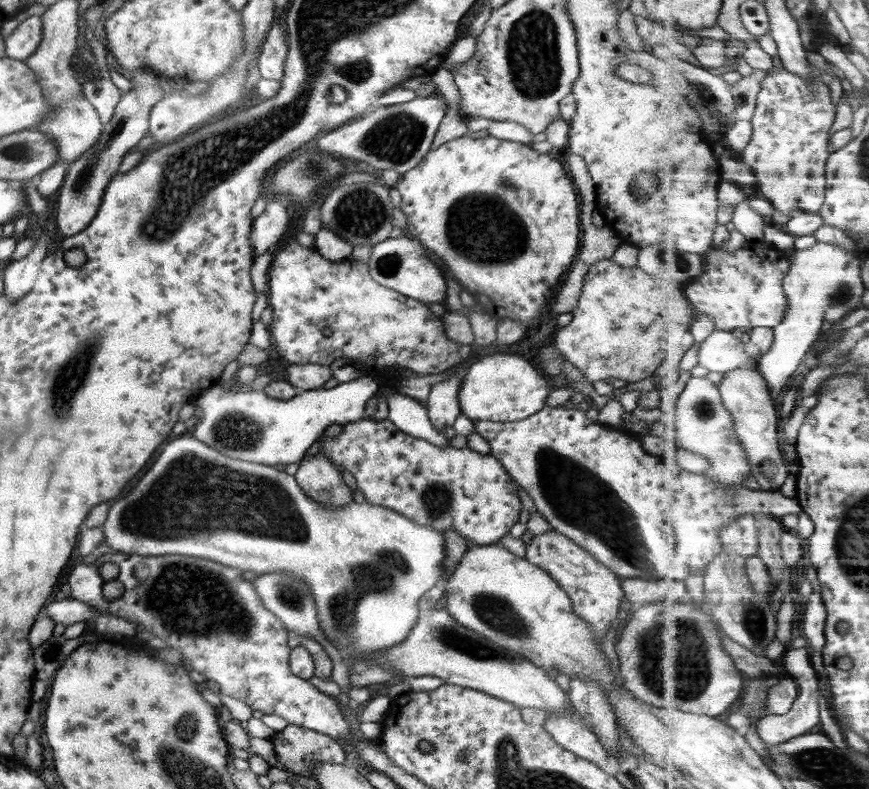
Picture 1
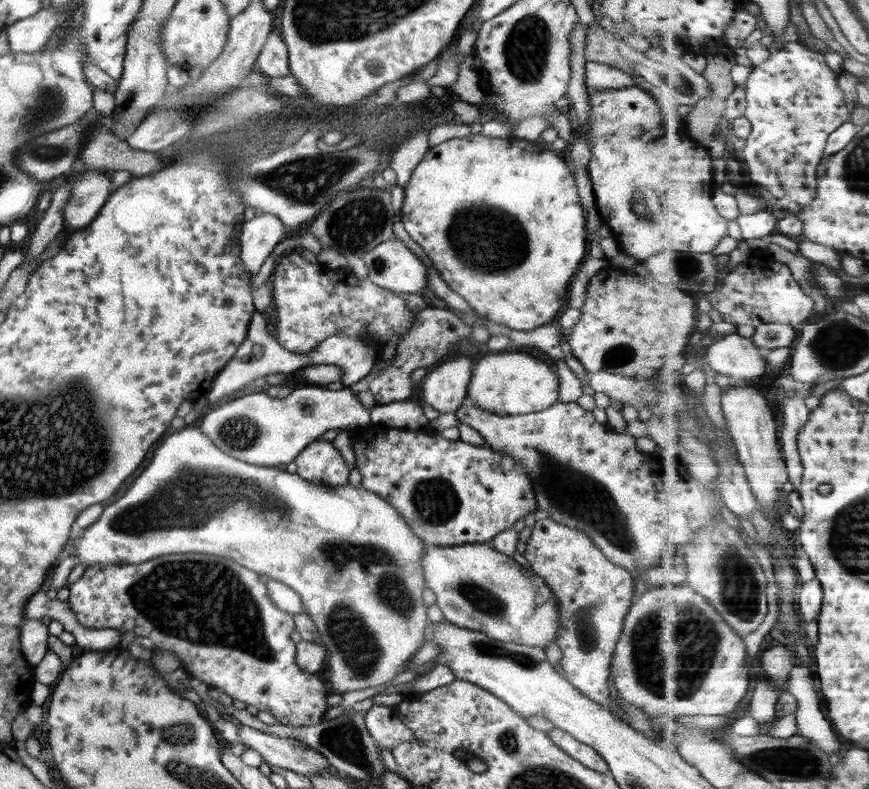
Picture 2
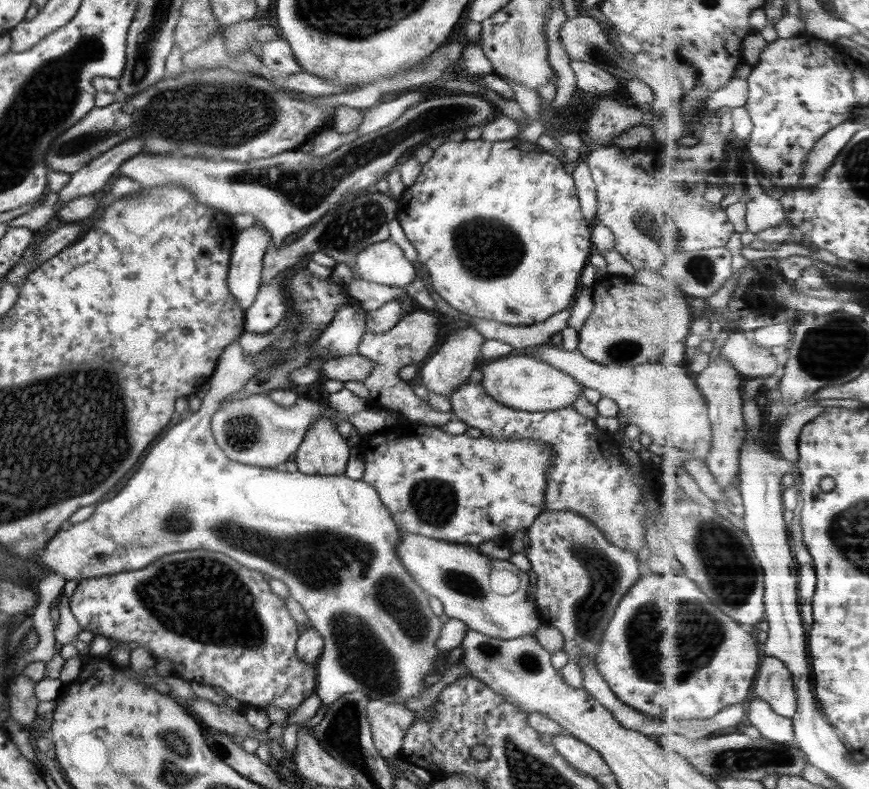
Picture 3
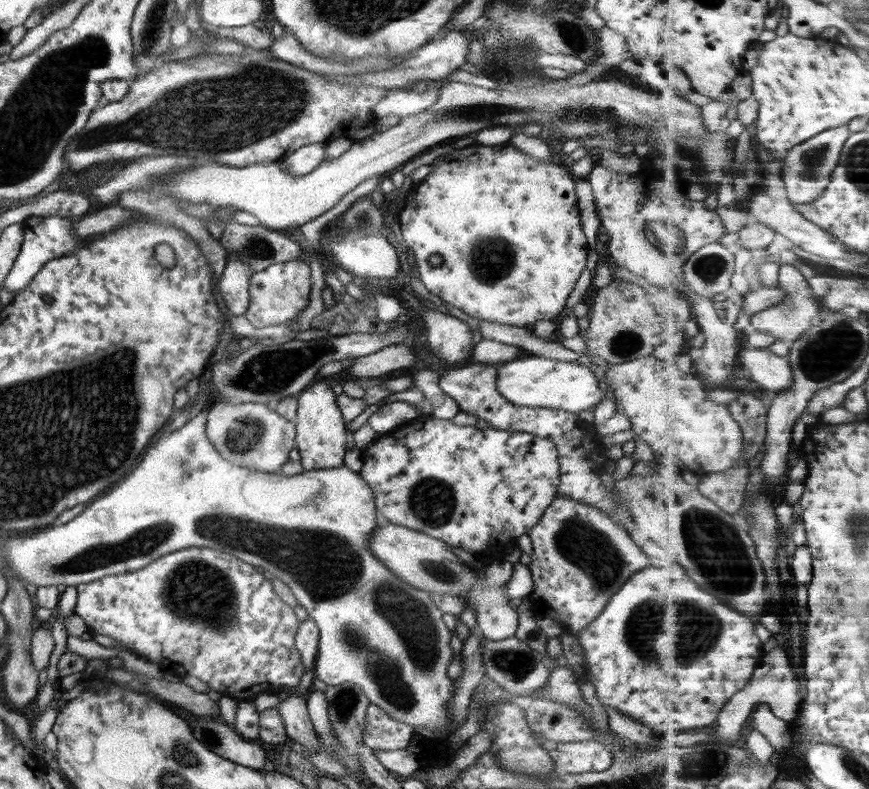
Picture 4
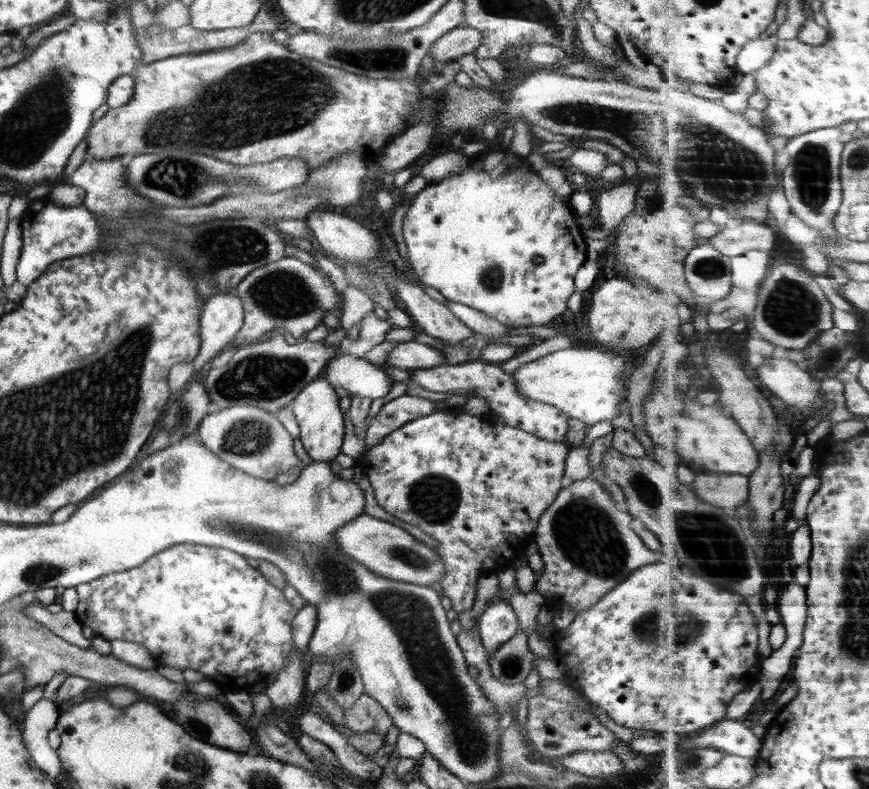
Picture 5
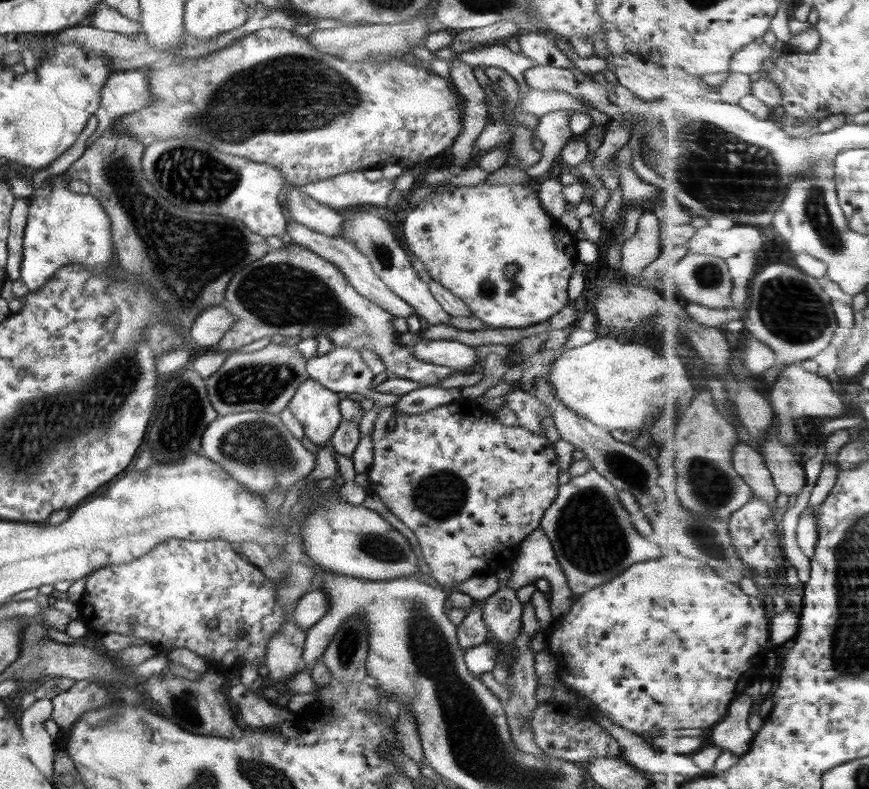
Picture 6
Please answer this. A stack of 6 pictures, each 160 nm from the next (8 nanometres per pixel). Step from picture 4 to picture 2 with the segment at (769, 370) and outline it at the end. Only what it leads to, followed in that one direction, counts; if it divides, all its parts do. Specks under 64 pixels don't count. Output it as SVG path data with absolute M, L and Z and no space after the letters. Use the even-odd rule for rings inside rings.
M737 332L714 343L705 343L704 346L709 366L730 378L740 381L758 378L768 368L765 359L767 351L760 348L752 338Z

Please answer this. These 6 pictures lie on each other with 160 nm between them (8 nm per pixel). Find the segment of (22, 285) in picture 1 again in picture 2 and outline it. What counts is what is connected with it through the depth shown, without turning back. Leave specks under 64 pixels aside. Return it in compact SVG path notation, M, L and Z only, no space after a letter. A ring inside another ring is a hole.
M70 184L56 189L56 192L53 193L50 206L45 210L44 218L38 222L38 226L35 226L36 230L32 234L25 260L37 258L39 254L43 254L50 241L54 240L57 234L64 231L66 226L61 218L70 194L72 194L70 193Z

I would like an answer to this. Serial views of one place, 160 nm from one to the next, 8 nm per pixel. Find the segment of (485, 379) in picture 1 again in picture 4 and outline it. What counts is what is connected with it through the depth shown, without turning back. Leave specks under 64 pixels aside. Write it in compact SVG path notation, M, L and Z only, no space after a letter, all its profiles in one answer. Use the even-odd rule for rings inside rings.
M525 354L496 367L498 392L516 406L555 408L578 415L582 410L592 410L603 399L594 373L578 362L560 362Z

